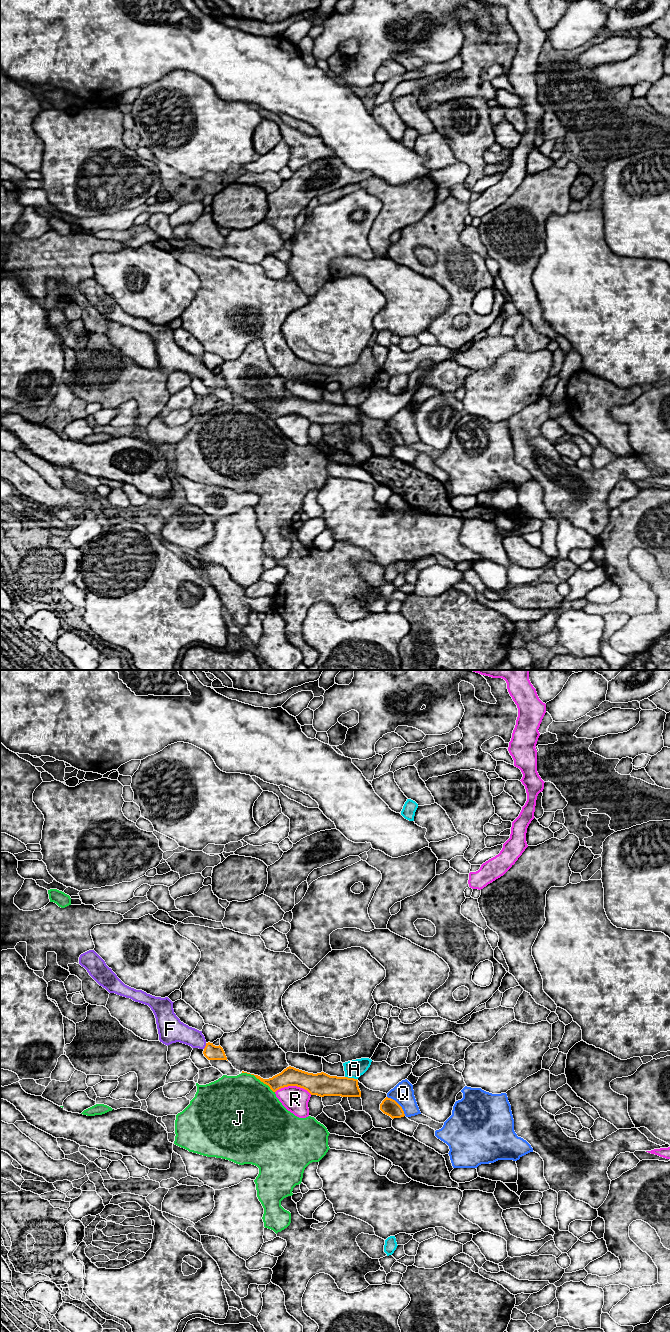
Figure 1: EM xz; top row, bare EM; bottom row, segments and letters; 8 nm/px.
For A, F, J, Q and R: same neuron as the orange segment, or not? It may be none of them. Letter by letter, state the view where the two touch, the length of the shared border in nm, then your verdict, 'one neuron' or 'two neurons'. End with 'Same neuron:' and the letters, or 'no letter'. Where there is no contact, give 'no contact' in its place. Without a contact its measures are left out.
A: xz | 100 nm | two neurons
F: xz | 50 nm | one neuron
J: xz | 300 nm | two neurons
Q: xz | 220 nm | two neurons
R: xz | 300 nm | two neurons
Same neuron: F

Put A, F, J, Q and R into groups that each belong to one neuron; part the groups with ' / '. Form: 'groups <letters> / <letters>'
groups A / F / J / Q / R

